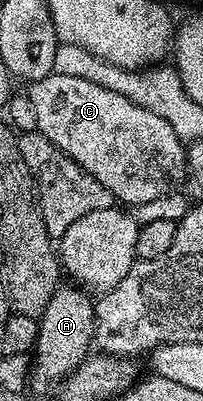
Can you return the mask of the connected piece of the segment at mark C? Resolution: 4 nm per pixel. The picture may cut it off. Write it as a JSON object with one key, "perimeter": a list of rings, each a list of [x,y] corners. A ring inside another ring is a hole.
{"perimeter":[[[51,73],[46,78],[32,79],[28,86],[27,97],[35,112],[37,130],[45,134],[55,148],[109,189],[118,203],[134,208],[151,200],[159,200],[178,185],[176,182],[181,177],[186,177],[186,143],[175,136],[175,128],[171,128],[163,116],[155,116],[155,112],[127,100],[127,96],[119,96],[119,92],[111,92],[111,88],[91,84],[91,80],[83,80],[79,76]]]}

